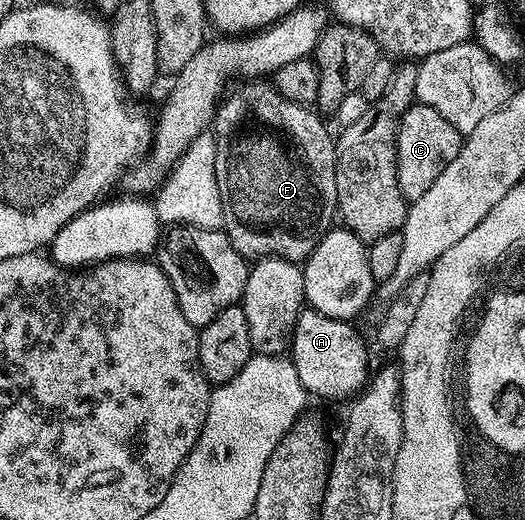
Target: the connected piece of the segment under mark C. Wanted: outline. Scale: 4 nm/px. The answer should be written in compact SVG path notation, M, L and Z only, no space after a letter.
M414 103L405 111L396 134L396 173L406 202L421 199L421 195L429 191L437 175L457 159L457 151L461 151L464 140L464 134L459 133L449 119L433 111L433 107Z

